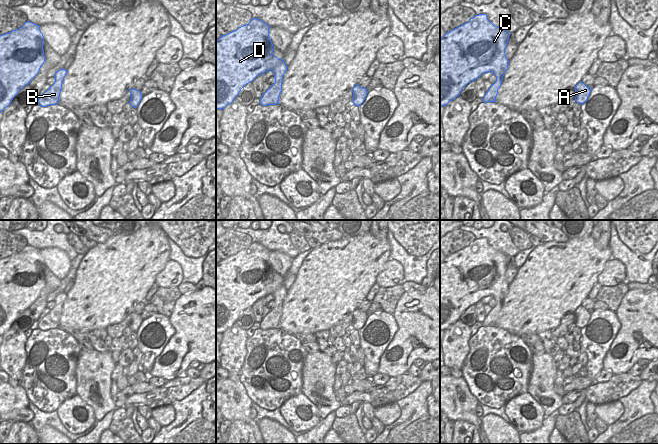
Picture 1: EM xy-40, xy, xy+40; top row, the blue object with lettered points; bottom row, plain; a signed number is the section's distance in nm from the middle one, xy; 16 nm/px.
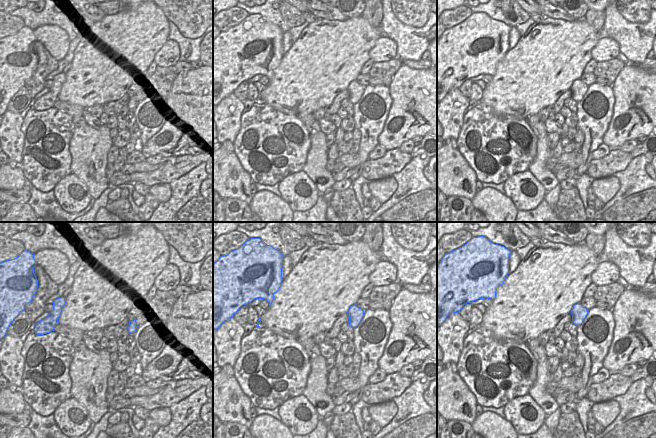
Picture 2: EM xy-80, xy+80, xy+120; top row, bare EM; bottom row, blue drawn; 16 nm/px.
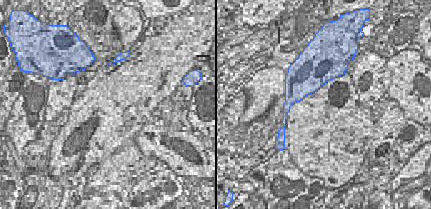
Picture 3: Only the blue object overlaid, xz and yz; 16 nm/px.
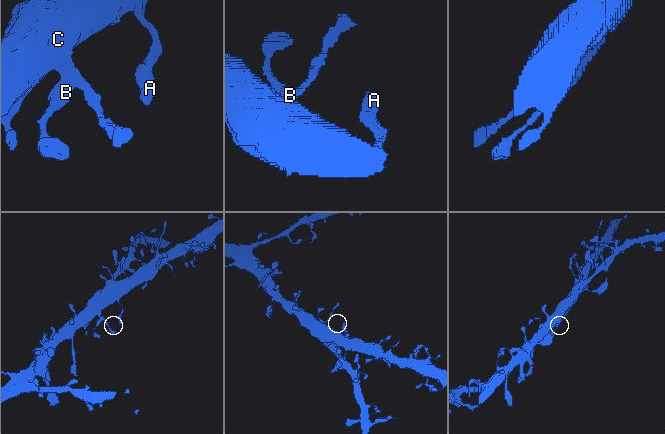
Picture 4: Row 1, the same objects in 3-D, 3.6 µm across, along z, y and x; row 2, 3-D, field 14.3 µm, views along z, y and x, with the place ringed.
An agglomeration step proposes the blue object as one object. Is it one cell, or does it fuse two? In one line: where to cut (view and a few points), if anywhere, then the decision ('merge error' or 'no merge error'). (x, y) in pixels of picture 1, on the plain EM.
no cut; no merge error

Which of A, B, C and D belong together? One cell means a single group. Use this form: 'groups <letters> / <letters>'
groups A B C D

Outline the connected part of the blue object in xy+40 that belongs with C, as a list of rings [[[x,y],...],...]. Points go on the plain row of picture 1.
[[[486,238],[475,239],[467,247],[445,257],[440,263],[440,330],[446,330],[458,321],[463,312],[483,297],[492,296],[496,306],[486,316],[483,326],[496,326],[498,313],[508,293],[505,272],[509,256],[493,249]]]

